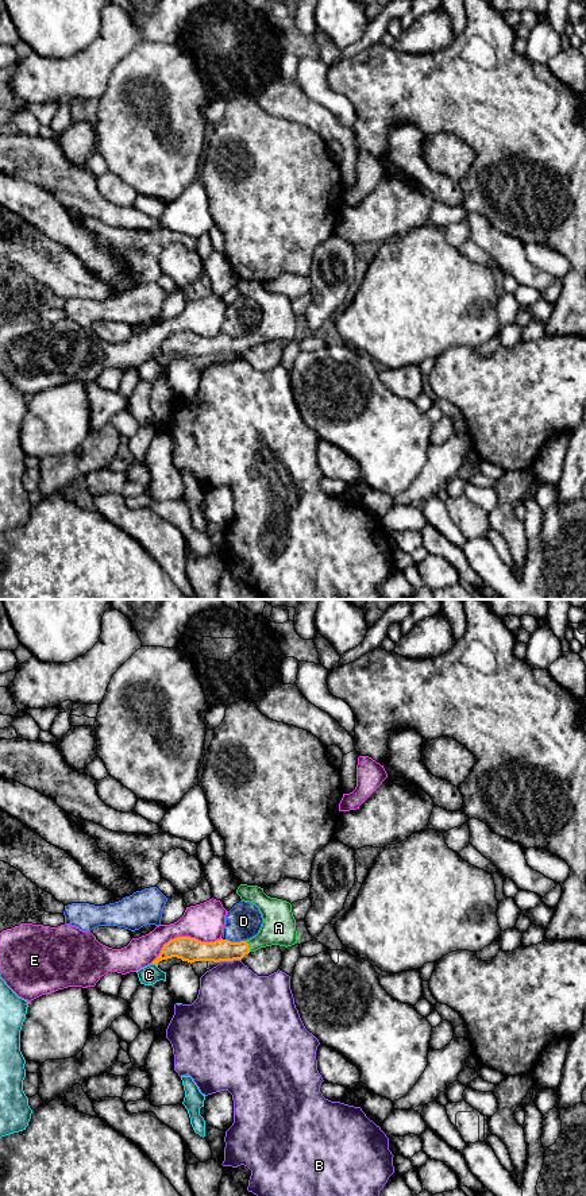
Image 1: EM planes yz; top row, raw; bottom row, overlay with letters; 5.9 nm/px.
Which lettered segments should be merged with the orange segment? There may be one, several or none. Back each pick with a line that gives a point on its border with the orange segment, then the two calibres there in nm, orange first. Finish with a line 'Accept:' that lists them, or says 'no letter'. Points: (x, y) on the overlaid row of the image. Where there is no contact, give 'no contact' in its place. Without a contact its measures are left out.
A: yz (247, 946) | 130/200 nm
Accept: A

